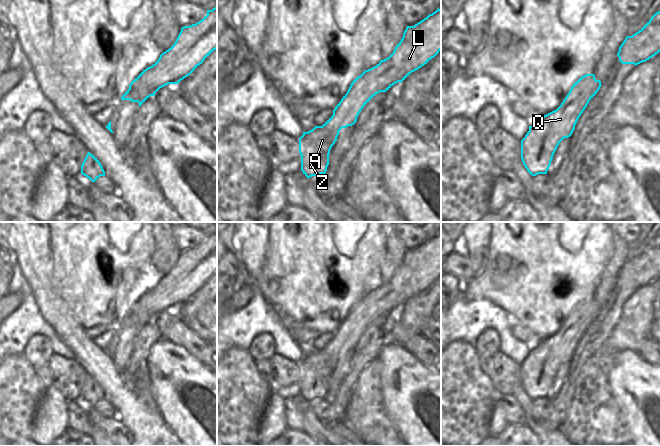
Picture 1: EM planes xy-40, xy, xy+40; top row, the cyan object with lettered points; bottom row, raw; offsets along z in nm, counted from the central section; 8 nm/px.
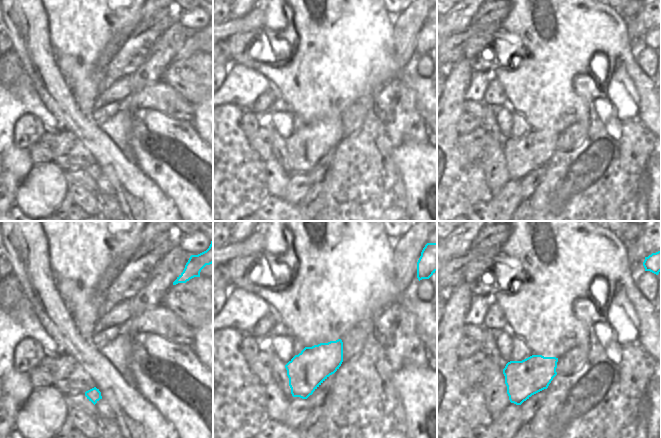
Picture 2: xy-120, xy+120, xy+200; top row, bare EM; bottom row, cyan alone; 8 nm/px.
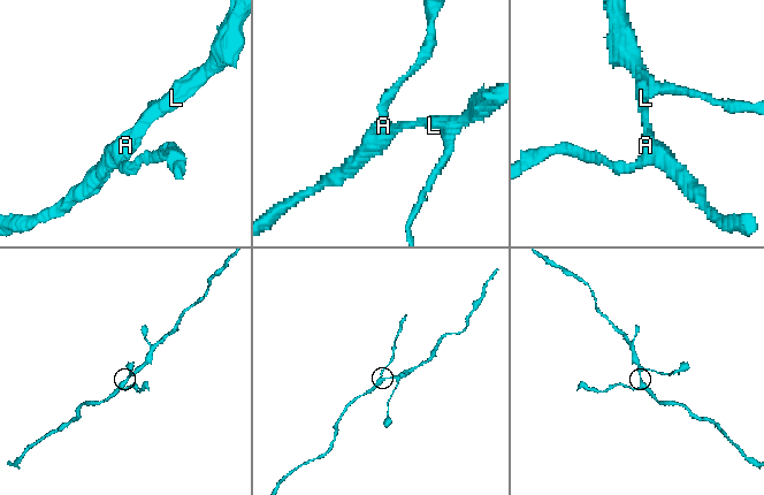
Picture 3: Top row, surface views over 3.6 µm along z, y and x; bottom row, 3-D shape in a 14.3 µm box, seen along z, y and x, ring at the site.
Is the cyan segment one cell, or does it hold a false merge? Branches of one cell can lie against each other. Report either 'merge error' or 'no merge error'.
no merge error

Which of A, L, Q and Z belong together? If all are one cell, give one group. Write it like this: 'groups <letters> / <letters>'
groups A L Q Z

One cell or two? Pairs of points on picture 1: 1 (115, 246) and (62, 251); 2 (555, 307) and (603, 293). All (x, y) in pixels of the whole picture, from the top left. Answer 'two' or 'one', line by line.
1: one
2: two

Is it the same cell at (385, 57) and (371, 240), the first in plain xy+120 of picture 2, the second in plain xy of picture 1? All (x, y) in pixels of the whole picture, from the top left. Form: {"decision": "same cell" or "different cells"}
{"decision": "same cell"}

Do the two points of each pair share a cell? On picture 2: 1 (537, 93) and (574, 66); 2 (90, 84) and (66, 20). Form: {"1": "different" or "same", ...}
{"1": "same", "2": "same"}

